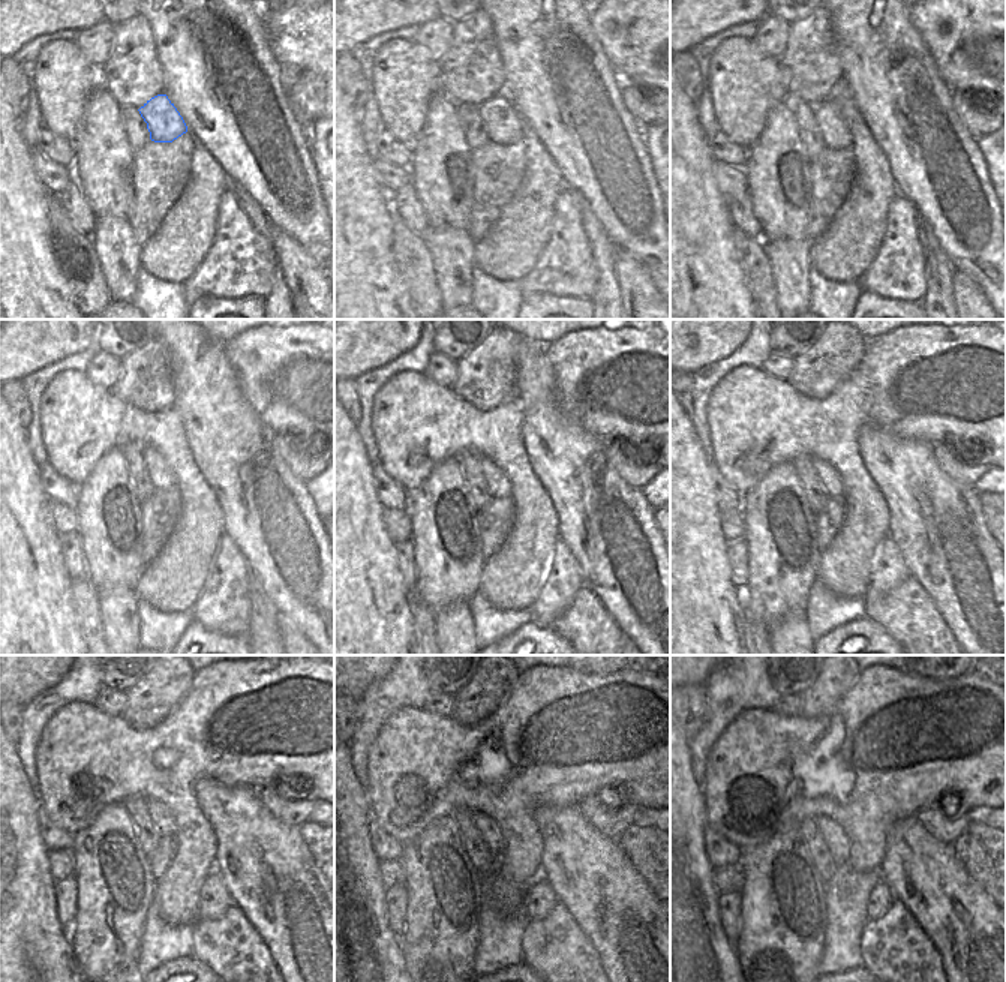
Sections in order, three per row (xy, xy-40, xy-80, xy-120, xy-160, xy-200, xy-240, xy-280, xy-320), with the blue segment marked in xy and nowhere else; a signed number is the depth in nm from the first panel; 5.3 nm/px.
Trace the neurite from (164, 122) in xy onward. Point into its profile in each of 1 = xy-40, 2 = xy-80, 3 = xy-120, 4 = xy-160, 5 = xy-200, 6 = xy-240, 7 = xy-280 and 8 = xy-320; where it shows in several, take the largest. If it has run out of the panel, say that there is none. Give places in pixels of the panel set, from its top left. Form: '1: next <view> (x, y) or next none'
1: next xy-40 (504, 126)
2: next xy-80 (831, 126)
3: next xy-120 (161, 476)
4: next xy-160 (498, 483)
5: next xy-200 (828, 476)
6: next xy-240 (162, 817)
7: next xy-280 (492, 832)
8: next xy-320 (835, 838)

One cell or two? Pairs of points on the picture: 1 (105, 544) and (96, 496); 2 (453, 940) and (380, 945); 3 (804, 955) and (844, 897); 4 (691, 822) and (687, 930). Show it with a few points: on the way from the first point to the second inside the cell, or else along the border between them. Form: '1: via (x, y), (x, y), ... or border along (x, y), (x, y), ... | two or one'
1: via (104, 532), (99, 508) | one
2: border along (399, 939), (405, 966) | two
3: border along (828, 885), (825, 897), (825, 949), (820, 955) | two
4: via (687, 849), (687, 903) | one

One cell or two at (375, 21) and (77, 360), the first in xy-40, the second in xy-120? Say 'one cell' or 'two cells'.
two cells

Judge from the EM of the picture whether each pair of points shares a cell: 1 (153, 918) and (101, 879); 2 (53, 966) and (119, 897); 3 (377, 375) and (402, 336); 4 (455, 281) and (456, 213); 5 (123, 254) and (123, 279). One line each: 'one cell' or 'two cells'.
1: two cells
2: two cells
3: two cells
4: two cells
5: one cell

